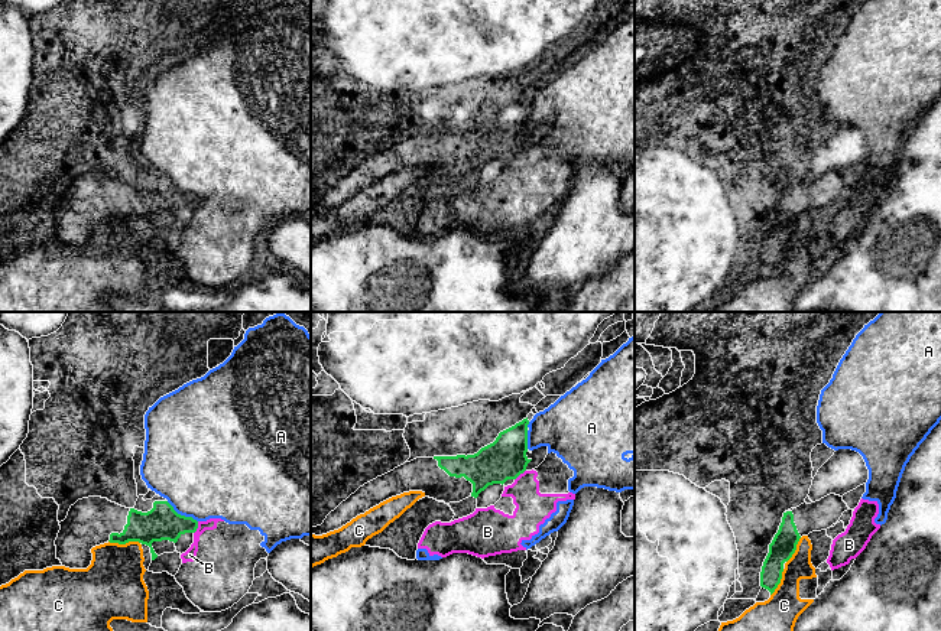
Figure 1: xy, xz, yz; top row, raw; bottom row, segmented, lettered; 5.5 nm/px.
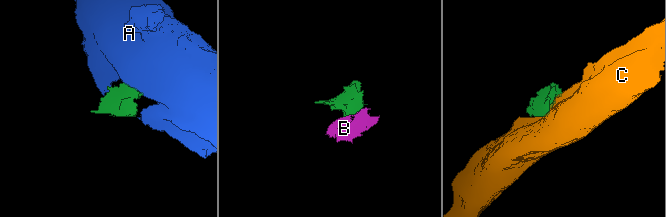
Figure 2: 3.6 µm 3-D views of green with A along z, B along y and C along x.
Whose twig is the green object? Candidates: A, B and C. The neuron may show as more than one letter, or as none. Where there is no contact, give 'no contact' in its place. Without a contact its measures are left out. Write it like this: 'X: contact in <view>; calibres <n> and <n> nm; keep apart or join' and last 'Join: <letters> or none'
A: contact in xy; calibres 190 and 480 nm; keep apart
B: contact in xy; calibres 190 and 70 nm; keep apart
C: contact in xy; calibres 190 and 340 nm; keep apart
Join: none

